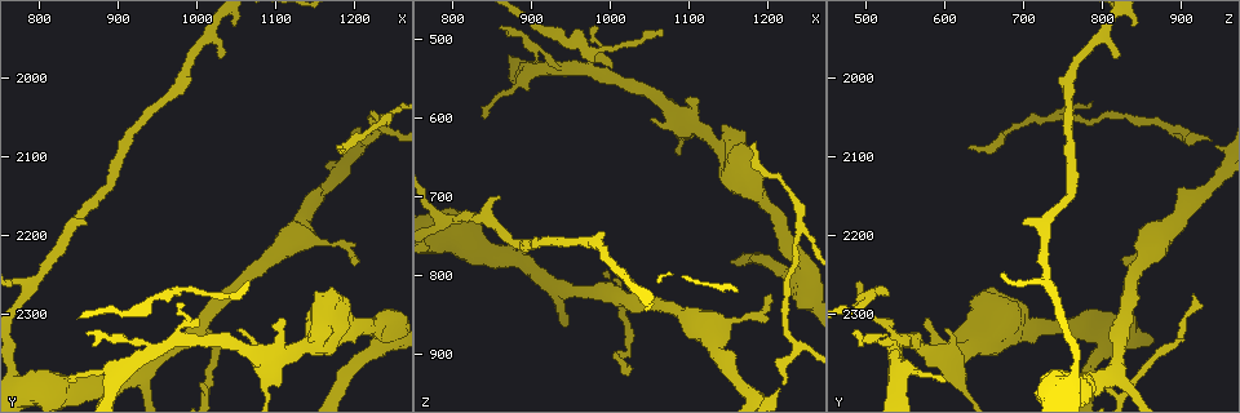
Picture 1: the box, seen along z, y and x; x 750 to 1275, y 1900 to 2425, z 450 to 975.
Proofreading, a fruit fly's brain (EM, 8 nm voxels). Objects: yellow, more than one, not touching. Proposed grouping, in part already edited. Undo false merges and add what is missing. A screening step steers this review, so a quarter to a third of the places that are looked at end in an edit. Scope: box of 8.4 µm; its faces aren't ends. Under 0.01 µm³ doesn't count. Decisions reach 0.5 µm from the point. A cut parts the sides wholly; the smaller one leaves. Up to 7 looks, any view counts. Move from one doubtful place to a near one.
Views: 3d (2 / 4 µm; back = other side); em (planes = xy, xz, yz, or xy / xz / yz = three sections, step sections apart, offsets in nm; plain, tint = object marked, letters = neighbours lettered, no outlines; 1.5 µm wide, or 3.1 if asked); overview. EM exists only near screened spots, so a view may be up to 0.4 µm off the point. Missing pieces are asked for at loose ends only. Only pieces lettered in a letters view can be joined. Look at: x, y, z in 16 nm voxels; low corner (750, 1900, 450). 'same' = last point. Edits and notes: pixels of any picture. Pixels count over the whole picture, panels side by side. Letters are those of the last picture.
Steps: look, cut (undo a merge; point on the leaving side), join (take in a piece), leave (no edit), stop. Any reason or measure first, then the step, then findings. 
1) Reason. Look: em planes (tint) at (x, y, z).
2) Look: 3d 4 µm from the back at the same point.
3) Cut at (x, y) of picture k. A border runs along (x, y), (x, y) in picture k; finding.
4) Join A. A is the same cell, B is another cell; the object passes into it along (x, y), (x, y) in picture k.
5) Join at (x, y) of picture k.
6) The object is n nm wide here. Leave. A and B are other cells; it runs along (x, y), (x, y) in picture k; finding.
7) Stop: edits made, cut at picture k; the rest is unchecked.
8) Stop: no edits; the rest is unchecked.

Free end. Look: em yz step 4 (tint) at (1030, 1970, 820).

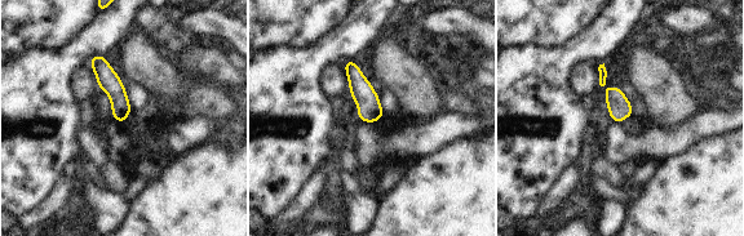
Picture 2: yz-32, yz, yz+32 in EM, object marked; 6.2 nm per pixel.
Cut it another way. Look: em planes (letters) at the same point.

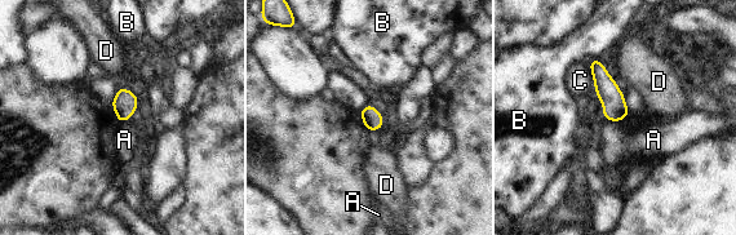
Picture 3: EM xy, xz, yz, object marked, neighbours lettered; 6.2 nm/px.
Leave. A, B, C and D are other cells; it runs along (593, 63), (613, 100), (617, 118) in picture 3; none of them fits.

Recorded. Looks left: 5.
Tapers out. Look: 3d 2 µm at (1025, 2270, 915).

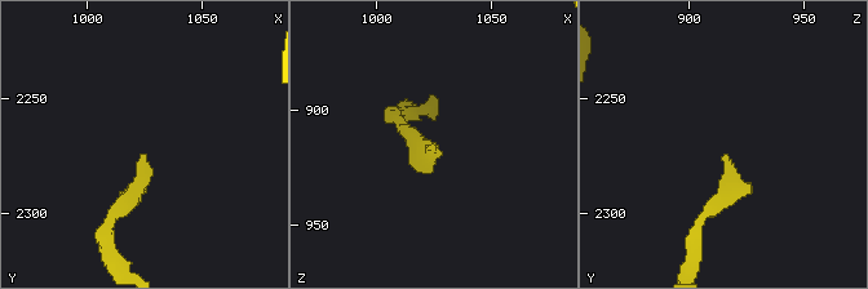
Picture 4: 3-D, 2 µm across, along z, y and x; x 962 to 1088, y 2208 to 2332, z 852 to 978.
Shape alone is not enough. Look: em xy step 8 (plain) at (1024, 2273, 916).

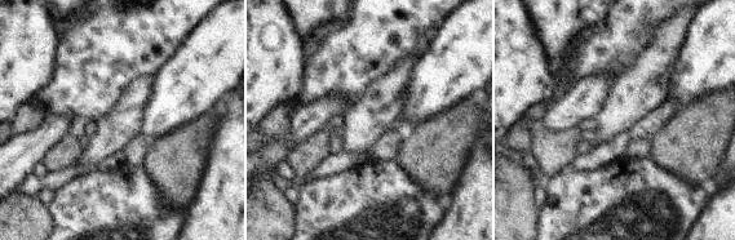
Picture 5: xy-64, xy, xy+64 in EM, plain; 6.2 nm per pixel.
Look: em xy step 8 (letters) at the same point.

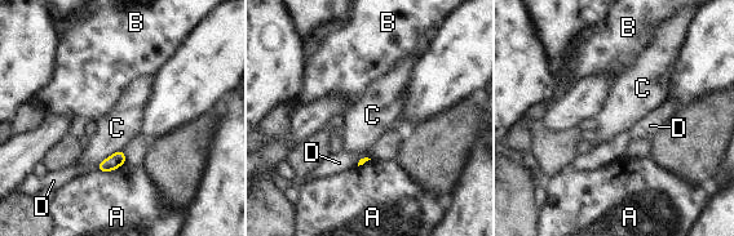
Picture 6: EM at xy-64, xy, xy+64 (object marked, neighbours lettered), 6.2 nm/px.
The longest contact is with C, 220 nm. Leave. A, B, C and D are other cells; none of them fits.

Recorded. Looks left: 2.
An open end. Look: em xy step 8 (tint) at (860, 2330, 485).

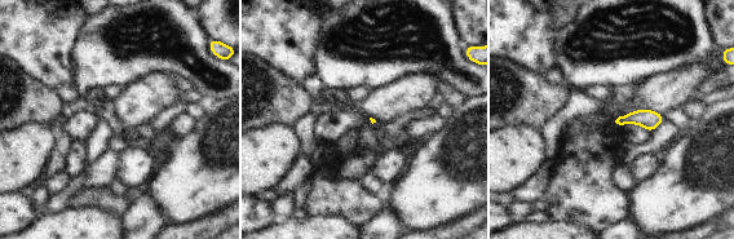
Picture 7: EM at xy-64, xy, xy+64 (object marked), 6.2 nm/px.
Another direction. Look: em planes (letters) at the same point.

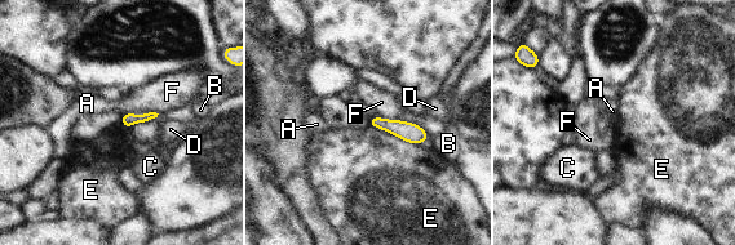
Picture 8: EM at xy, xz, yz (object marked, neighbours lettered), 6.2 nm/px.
Leave. A, B, C, D, E and F are other cells; it runs along (373, 120), (424, 136) in picture 8; no lettered piece goes on from it.

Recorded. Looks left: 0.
Stop: no edits; the rest is unchecked.

